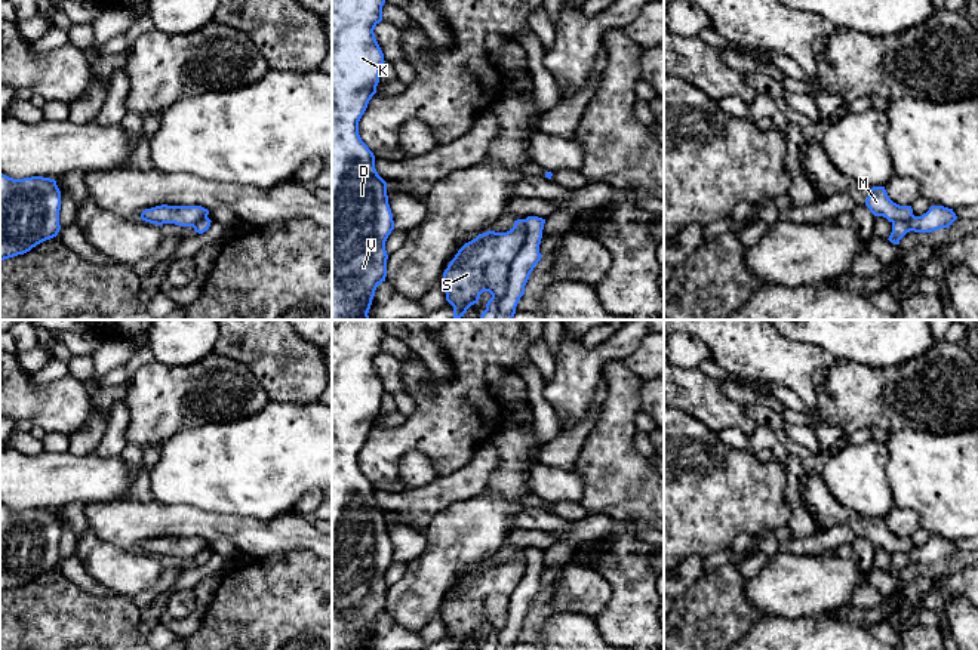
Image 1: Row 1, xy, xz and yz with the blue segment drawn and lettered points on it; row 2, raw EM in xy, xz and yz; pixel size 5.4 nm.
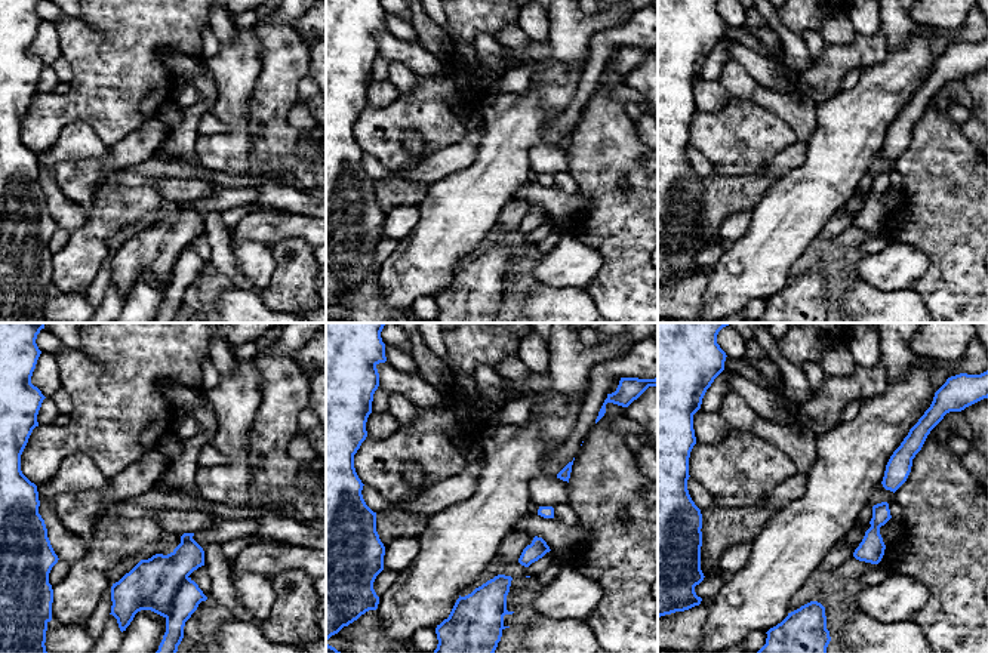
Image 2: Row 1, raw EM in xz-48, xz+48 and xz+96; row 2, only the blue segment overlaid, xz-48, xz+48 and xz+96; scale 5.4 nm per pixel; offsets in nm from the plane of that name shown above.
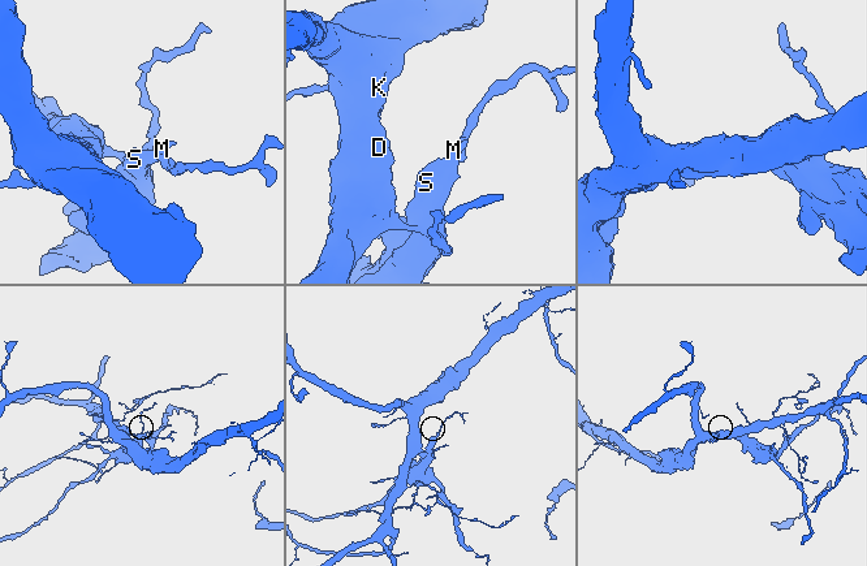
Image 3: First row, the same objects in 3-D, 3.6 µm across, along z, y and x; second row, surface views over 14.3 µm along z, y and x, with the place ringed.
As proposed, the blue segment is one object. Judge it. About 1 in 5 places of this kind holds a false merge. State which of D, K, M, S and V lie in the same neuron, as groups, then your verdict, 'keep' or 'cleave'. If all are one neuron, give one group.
D K V / M S; cleave

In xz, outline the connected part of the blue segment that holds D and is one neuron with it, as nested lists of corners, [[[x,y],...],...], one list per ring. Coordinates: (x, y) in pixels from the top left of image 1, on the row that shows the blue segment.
[[[332,0],[332,320],[370,320],[367,312],[372,305],[376,287],[387,277],[385,241],[394,229],[393,213],[388,204],[387,182],[375,169],[375,155],[359,135],[359,121],[365,114],[369,101],[376,93],[379,83],[379,68],[385,62],[384,53],[375,38],[375,27],[382,21],[382,6],[385,0]]]

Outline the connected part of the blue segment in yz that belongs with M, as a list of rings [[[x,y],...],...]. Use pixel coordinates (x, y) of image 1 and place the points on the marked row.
[[[873,187],[865,200],[865,206],[874,216],[883,216],[892,224],[896,221],[907,222],[914,216],[911,206],[899,206],[894,203],[885,187]]]

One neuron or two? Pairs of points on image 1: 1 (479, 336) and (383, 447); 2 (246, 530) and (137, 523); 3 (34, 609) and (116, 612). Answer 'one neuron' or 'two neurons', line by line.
1: one neuron
2: one neuron
3: one neuron

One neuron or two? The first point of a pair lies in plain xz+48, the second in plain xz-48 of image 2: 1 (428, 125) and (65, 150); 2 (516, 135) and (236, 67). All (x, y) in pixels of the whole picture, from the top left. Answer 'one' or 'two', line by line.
1: two
2: two

